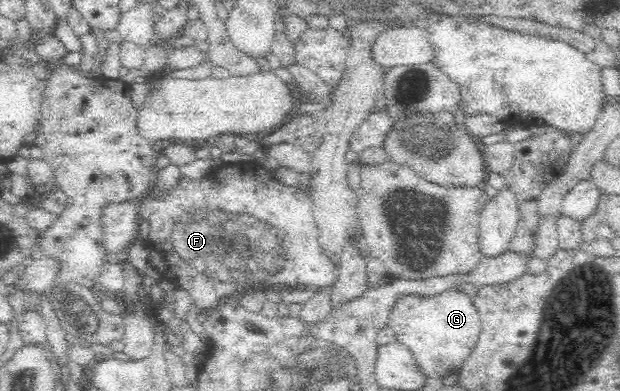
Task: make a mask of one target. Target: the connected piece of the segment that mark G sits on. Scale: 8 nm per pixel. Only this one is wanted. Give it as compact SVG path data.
M448 289L440 295L422 297L404 293L396 297L390 309L388 327L396 333L396 339L403 343L428 371L428 375L450 375L458 372L462 363L476 347L481 330L481 317L477 307L464 291Z

